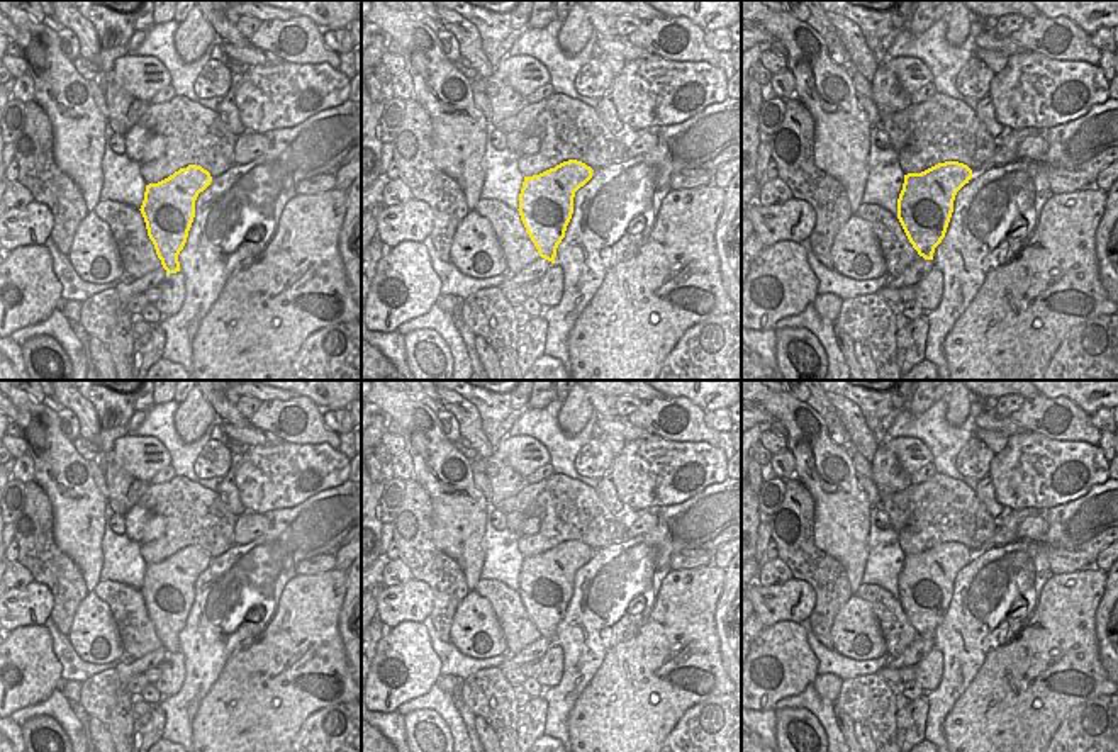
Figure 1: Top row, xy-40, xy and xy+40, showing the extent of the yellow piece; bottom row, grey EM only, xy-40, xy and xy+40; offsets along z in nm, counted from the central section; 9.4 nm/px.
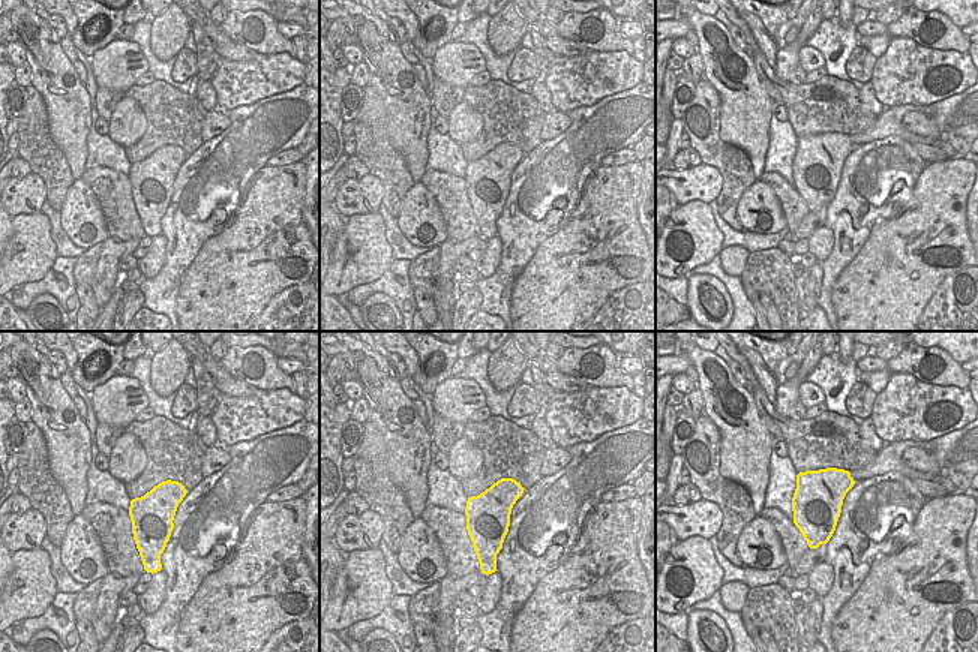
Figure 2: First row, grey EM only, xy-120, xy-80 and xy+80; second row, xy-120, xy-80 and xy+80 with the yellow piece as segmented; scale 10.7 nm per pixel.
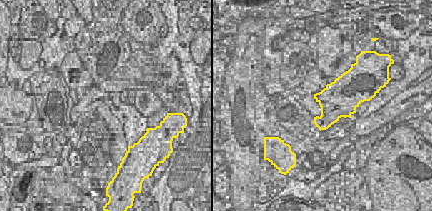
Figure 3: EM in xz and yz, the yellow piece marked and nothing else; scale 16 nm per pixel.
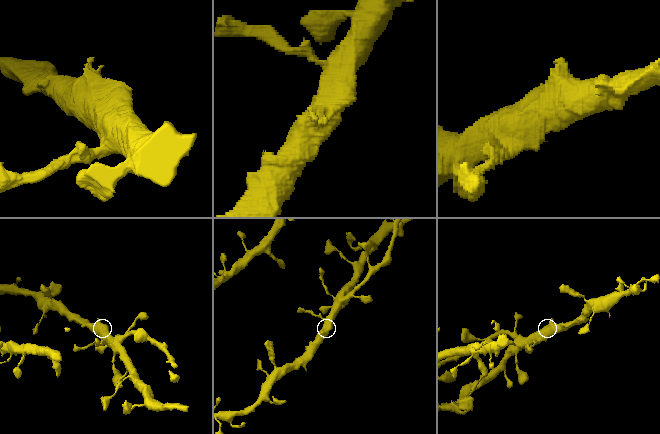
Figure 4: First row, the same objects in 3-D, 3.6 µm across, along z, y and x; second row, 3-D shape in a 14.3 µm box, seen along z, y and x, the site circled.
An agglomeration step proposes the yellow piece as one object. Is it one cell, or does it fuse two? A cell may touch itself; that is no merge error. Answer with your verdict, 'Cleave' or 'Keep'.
Cleave

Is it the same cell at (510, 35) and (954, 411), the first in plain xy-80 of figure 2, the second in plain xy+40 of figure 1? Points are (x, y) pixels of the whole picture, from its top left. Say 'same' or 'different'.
same

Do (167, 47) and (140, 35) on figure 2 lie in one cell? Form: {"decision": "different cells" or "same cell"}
{"decision": "different cells"}

